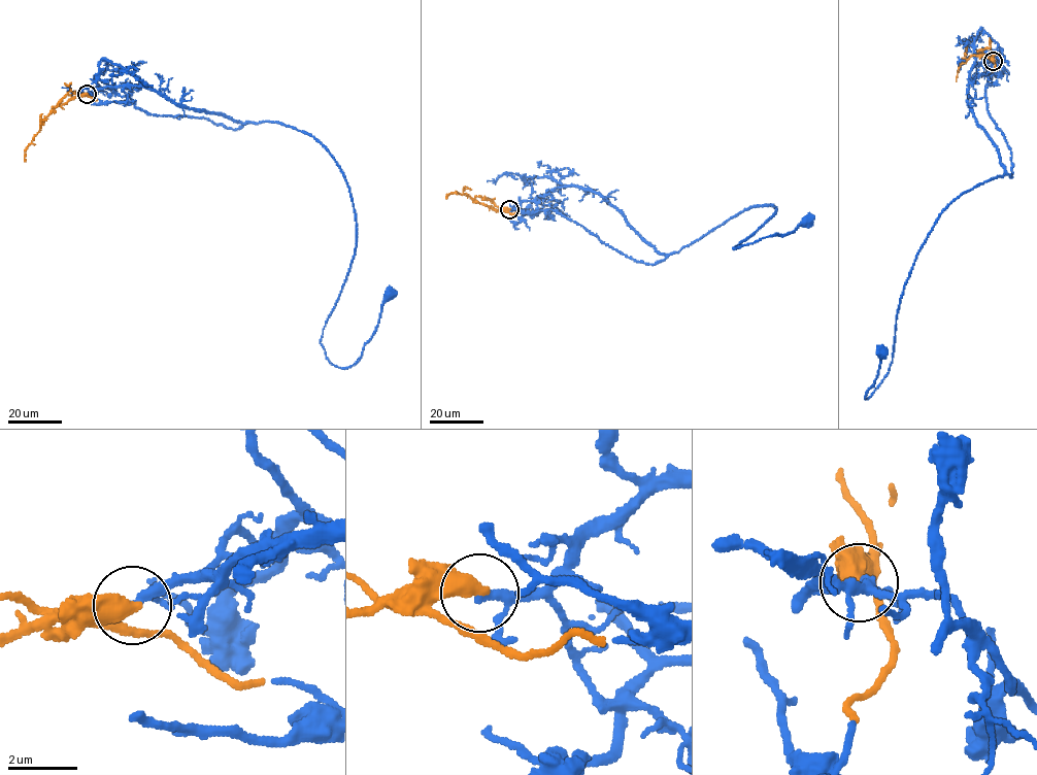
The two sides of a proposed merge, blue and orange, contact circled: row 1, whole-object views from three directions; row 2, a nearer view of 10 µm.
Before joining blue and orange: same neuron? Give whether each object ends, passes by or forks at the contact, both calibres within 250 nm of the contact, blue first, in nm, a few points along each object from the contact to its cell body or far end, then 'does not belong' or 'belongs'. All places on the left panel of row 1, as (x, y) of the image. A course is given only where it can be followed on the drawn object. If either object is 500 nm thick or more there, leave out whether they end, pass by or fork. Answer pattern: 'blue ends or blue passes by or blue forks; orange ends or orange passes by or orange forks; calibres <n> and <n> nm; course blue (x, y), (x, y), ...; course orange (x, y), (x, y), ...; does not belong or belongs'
calibres 180 and 500 nm; course blue (87, 94), (147, 87), (325, 146), (356, 224), (320, 342), (332, 364), (359, 358), (390, 293); course orange (87, 94), (58, 105), (28, 147), (25, 161); belongs

